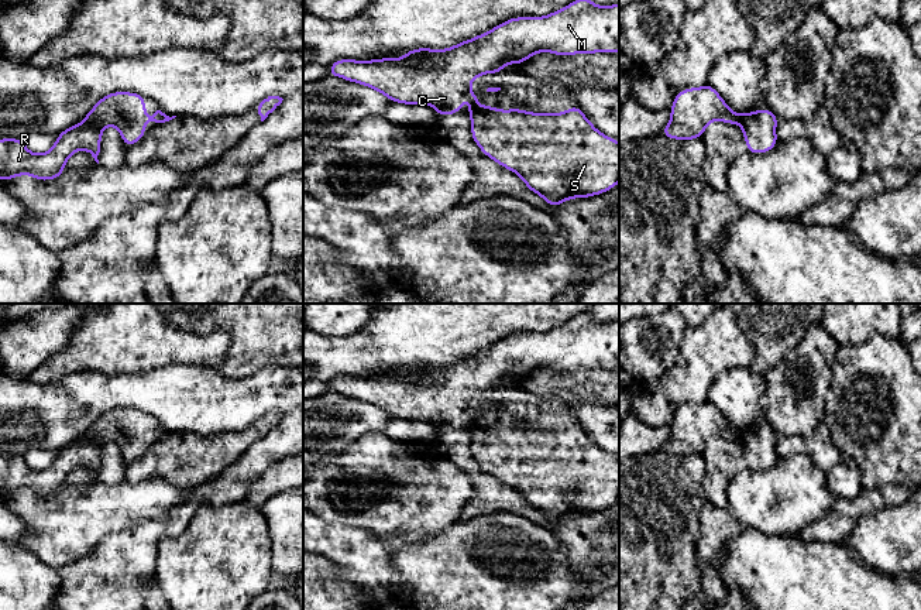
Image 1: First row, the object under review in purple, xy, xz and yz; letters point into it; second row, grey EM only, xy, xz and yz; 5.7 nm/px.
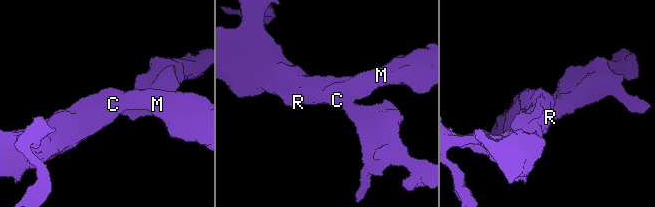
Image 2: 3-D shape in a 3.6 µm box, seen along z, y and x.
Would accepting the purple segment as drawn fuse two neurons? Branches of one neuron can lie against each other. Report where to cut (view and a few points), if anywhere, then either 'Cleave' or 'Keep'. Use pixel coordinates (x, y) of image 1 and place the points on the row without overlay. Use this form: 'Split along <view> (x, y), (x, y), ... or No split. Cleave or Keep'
Split along yz (738, 432), (734, 438). Cleave

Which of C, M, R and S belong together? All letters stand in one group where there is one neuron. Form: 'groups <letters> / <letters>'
groups C M R / S

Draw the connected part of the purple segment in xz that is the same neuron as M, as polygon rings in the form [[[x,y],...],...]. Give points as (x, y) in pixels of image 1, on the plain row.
[[[583,312],[544,333],[513,333],[451,364],[415,364],[398,376],[337,376],[330,381],[327,391],[372,404],[385,411],[392,419],[430,421],[440,433],[460,429],[463,414],[470,421],[477,419],[480,412],[470,405],[471,398],[481,391],[505,387],[505,380],[519,381],[537,369],[568,373],[580,369],[614,370],[618,367],[619,319],[597,322],[587,312]]]

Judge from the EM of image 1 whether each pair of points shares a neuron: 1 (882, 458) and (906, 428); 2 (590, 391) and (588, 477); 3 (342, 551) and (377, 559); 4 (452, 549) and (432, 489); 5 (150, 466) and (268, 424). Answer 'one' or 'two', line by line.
1: one
2: two
3: one
4: two
5: one

